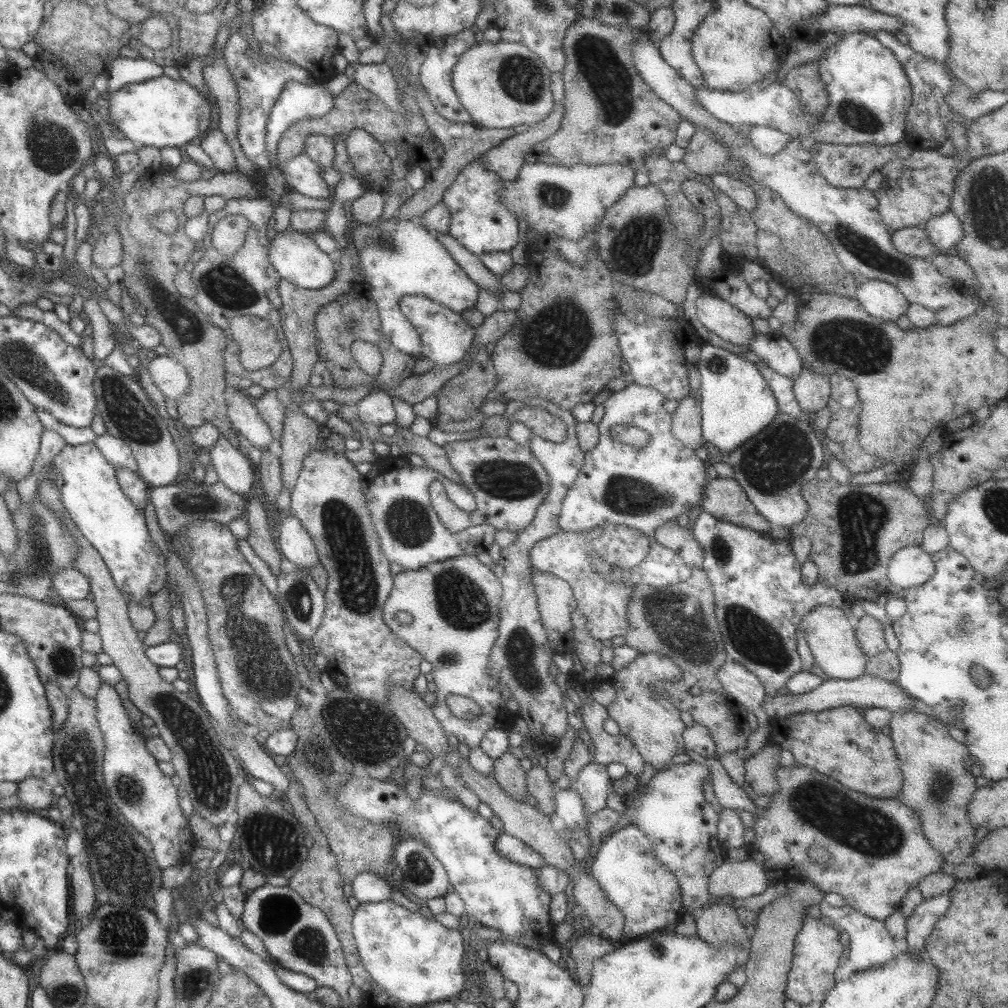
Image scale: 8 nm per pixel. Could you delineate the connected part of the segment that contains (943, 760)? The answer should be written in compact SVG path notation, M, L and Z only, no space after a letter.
M914 708L910 712L903 709L891 714L889 728L889 738L893 741L893 749L903 775L901 790L894 798L919 815L924 838L929 841L931 847L937 849L940 858L954 866L962 863L967 855L972 854L975 843L976 830L972 828L971 820L967 818L967 803L973 797L973 791L977 789L972 757L965 745L955 741L943 725L921 712L916 712Z

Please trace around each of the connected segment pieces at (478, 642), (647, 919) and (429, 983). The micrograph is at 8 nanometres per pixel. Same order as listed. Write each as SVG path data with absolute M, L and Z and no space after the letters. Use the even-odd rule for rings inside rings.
M463 555L445 558L441 562L431 562L419 570L401 570L394 574L392 579L393 588L381 606L381 619L395 636L409 644L421 655L421 658L430 662L432 681L437 687L434 693L435 704L430 707L430 710L441 724L445 737L454 735L459 742L466 744L470 751L480 747L481 737L487 730L499 728L509 732L517 716L505 706L506 702L500 694L501 685L498 684L497 679L489 677L485 669L489 662L491 646L498 636L498 604L502 593L501 584L492 568L481 563L476 555ZM401 611L412 616L411 623L403 625L397 622L394 617L395 612ZM451 694L457 694L475 702L480 708L480 716L472 720L462 720L453 716L446 706L446 697Z
M630 824L615 831L600 844L590 866L592 877L625 918L625 937L635 938L653 930L661 930L667 925L676 925L683 911L679 883L673 872L669 872L651 854L653 850L651 840Z
M391 899L359 903L354 909L351 932L359 958L369 977L389 998L421 1006L457 996L463 986L463 940L459 929L449 929L419 911L410 912Z

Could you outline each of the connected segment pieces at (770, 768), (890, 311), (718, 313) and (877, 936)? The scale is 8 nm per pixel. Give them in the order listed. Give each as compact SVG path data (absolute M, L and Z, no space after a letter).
M767 742L755 755L750 755L744 761L744 783L742 789L754 802L757 808L767 807L771 795L777 789L775 780L775 768L779 764L779 748L775 744Z
M867 279L864 284L857 284L855 299L869 316L879 321L896 322L909 306L897 288L878 279Z
M712 292L708 293L711 294L701 294L695 300L697 320L721 340L748 347L755 336L750 318Z
M818 902L820 913L823 919L829 922L833 927L838 930L843 930L847 933L849 952L848 960L853 967L853 974L857 972L864 972L871 967L879 967L889 963L889 960L899 955L893 938L883 926L882 920L877 920L861 914L861 912L851 908L849 905L843 905L839 908L829 906L826 902Z

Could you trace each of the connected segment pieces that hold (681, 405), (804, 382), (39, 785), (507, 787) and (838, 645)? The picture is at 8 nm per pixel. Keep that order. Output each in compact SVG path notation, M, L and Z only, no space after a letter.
M687 392L685 398L678 401L677 408L672 412L671 429L673 438L681 441L687 448L695 450L702 446L700 429L701 396Z
M801 369L793 381L792 391L804 418L811 418L816 411L826 406L831 389L828 376Z
M29 776L17 782L16 795L20 800L19 808L32 811L34 808L47 808L53 802L52 780Z
M507 751L494 760L494 779L499 787L509 795L518 800L526 800L526 772L521 769L519 760Z
M817 604L801 617L797 625L797 632L807 640L814 662L829 679L851 680L865 671L867 657L857 646L853 624L845 617L843 608Z

